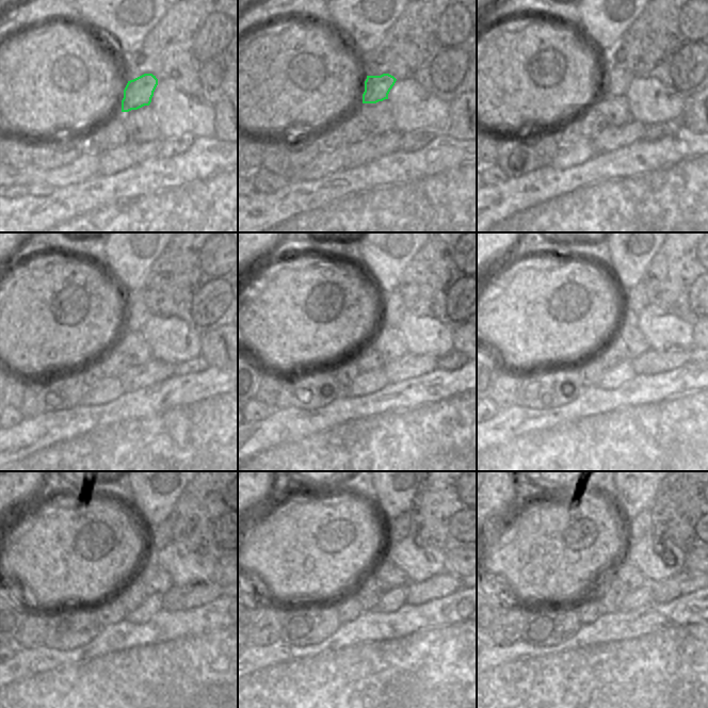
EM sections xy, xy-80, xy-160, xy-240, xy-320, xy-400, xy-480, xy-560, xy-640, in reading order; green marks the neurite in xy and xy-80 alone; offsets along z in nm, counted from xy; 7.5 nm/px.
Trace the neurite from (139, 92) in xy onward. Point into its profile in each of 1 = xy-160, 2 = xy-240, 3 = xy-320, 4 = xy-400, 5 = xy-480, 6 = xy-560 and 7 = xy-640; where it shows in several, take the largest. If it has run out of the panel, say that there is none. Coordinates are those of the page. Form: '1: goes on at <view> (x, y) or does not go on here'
1: goes on at xy-160 (616, 81)
2: goes on at xy-240 (135, 314)
3: goes on at xy-320 (393, 311)
4: goes on at xy-400 (636, 300)
5: goes on at xy-480 (160, 535)
6: goes on at xy-560 (401, 527)
7: goes on at xy-640 (641, 525)

